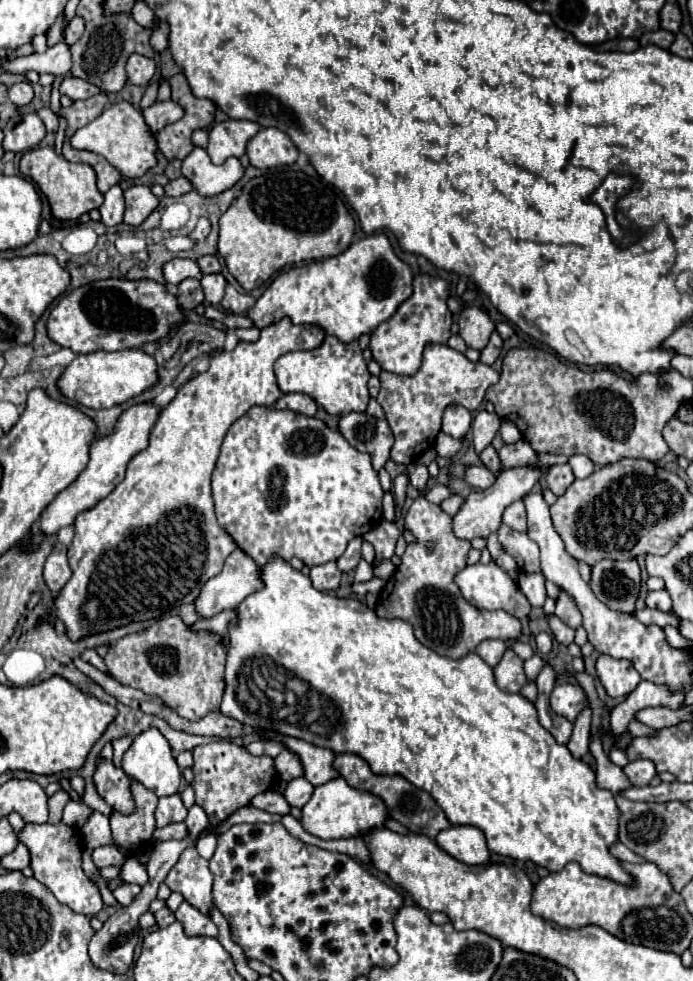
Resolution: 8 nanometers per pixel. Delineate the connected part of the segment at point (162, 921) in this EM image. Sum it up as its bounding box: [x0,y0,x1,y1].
[155,906,175,928]

